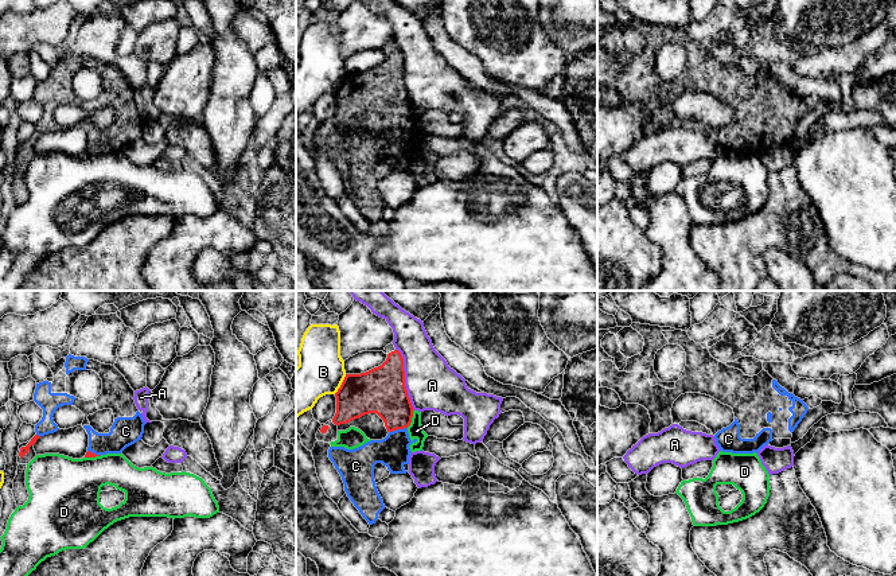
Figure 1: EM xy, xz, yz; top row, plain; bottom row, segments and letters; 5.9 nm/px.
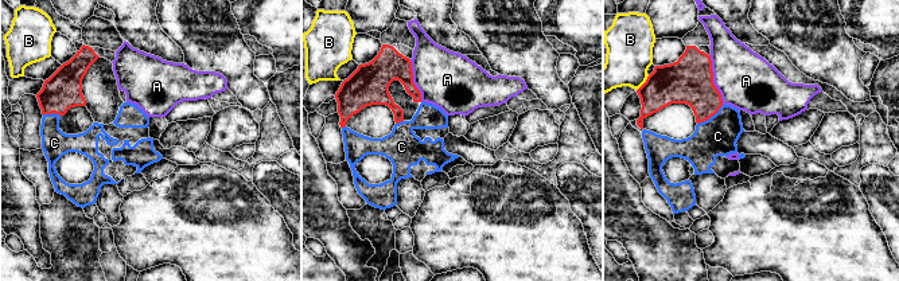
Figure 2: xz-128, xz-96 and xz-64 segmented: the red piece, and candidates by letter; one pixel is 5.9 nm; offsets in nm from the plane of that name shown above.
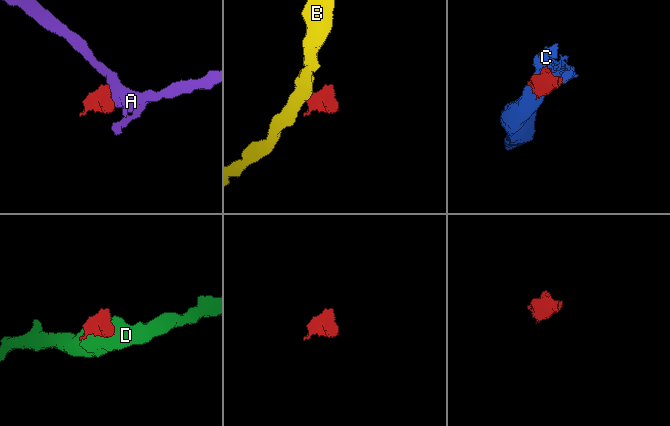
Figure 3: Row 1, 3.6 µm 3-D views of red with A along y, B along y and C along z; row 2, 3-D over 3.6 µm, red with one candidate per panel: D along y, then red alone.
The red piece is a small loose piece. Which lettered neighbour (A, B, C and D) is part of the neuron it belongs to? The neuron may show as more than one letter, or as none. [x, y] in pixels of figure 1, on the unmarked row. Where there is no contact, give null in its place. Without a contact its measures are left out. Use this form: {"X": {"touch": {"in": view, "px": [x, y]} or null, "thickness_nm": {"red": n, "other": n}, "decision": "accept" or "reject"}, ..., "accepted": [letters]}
{"A": {"touch": {"in": "xz", "px": [404, 78]}, "thickness_nm": {"red": 280, "other": 300}, "decision": "reject"}, "B": {"touch": {"in": "xz", "px": [342, 82]}, "thickness_nm": {"red": 280, "other": 280}, "decision": "reject"}, "C": {"touch": {"in": "xz", "px": [397, 127]}, "thickness_nm": {"red": 280, "other": 200}, "decision": "accept"}, "D": {"touch": {"in": "xz", "px": [411, 117]}, "thickness_nm": {"red": 280, "other": 90}, "decision": "reject"}, "accepted": ["C"]}

